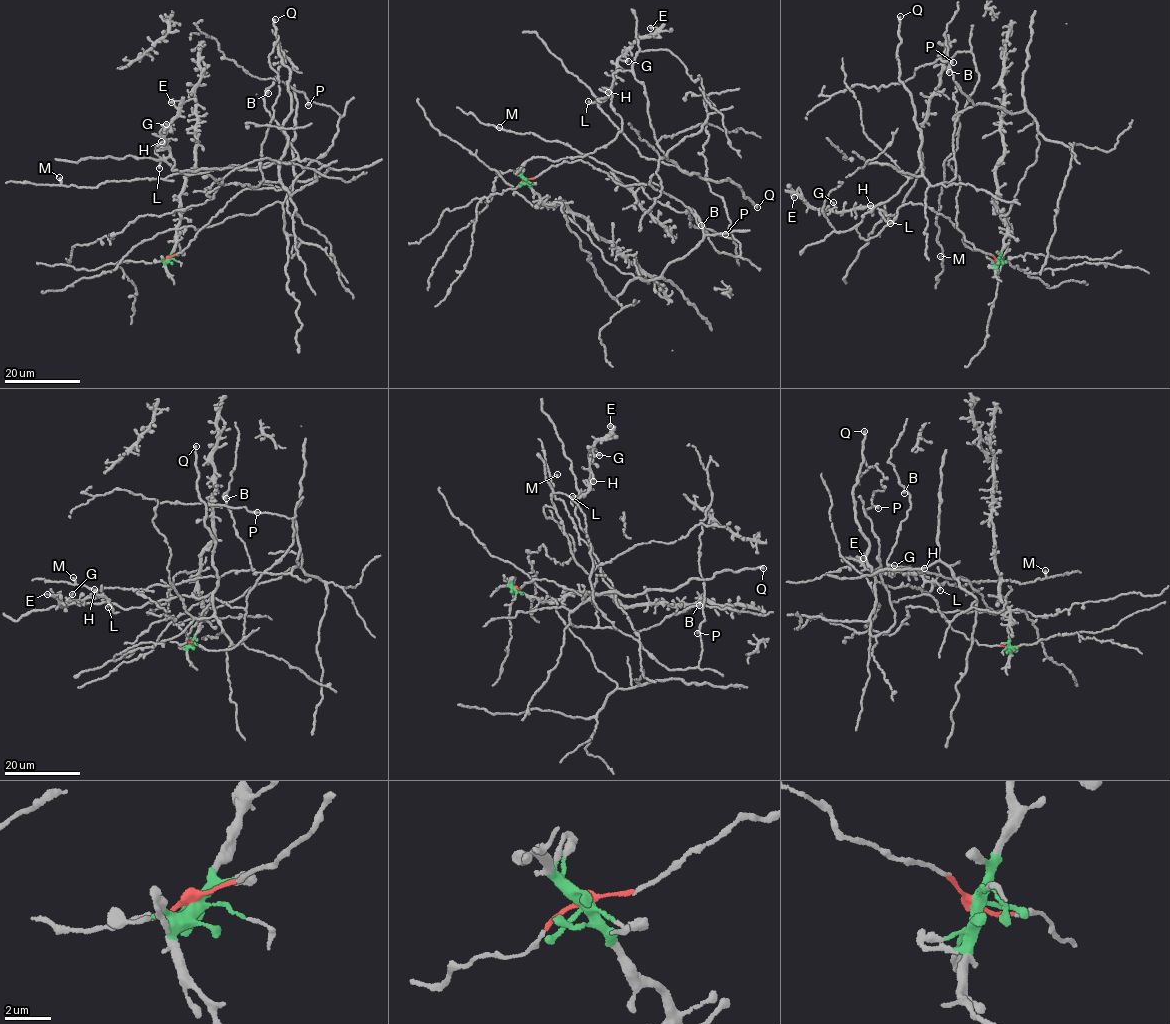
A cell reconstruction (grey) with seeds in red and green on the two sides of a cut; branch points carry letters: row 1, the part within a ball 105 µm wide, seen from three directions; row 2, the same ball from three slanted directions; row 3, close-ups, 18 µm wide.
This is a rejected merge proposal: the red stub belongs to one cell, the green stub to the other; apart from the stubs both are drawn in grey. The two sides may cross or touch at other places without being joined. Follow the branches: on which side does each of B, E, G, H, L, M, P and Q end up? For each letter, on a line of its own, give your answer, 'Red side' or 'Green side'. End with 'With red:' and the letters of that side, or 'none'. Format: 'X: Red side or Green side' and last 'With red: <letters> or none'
B: Green side
E: Red side
G: Red side
H: Red side
L: Red side
M: Green side
P: Red side
Q: Red side
With red: E, G, H, L, P, Q

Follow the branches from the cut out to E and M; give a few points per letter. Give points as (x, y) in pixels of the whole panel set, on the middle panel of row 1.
E: (525, 180), (578, 159), (662, 190), (649, 184), (659, 160), (676, 164), (642, 157), (598, 99), (650, 28)
M: (525, 180), (623, 274), (660, 277), (702, 241), (689, 208), (663, 205), (569, 146), (499, 127)

